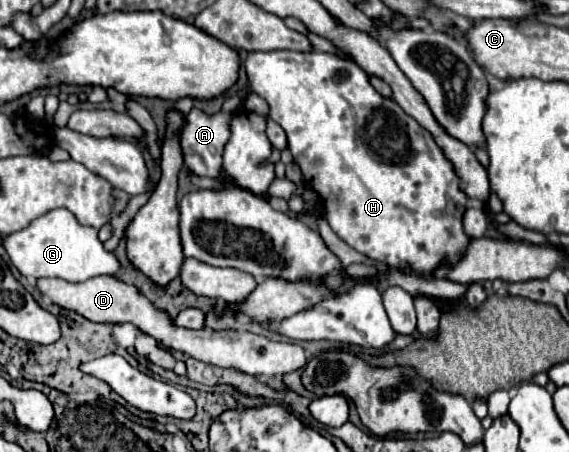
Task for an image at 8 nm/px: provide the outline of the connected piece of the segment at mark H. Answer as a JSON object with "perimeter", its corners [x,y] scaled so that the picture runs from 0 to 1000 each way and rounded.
{"perimeter":[[[450,113],[450,117],[436,117],[436,126],[429,135],[429,153],[432,153],[436,179],[439,179],[439,197],[471,223],[475,263],[482,263],[503,290],[506,330],[513,334],[517,361],[527,369],[527,378],[534,387],[538,414],[545,414],[548,423],[559,427],[569,480],[576,485],[580,502],[605,538],[612,538],[619,551],[654,569],[661,577],[671,577],[685,591],[724,591],[724,600],[738,600],[735,613],[742,613],[742,617],[759,617],[759,591],[766,591],[766,582],[773,582],[773,573],[801,573],[801,564],[808,564],[808,555],[815,555],[815,546],[822,546],[830,524],[819,520],[812,485],[815,485],[826,436],[815,431],[815,405],[808,405],[801,374],[794,369],[794,356],[780,343],[780,334],[766,316],[766,308],[759,308],[756,290],[745,290],[745,281],[738,281],[738,272],[731,272],[731,263],[724,263],[717,250],[710,250],[710,241],[696,223],[671,215],[654,192],[647,166],[626,139],[601,131],[598,122],[566,117],[566,113],[538,113],[538,117],[531,117],[531,113],[467,113],[467,117]]]}

